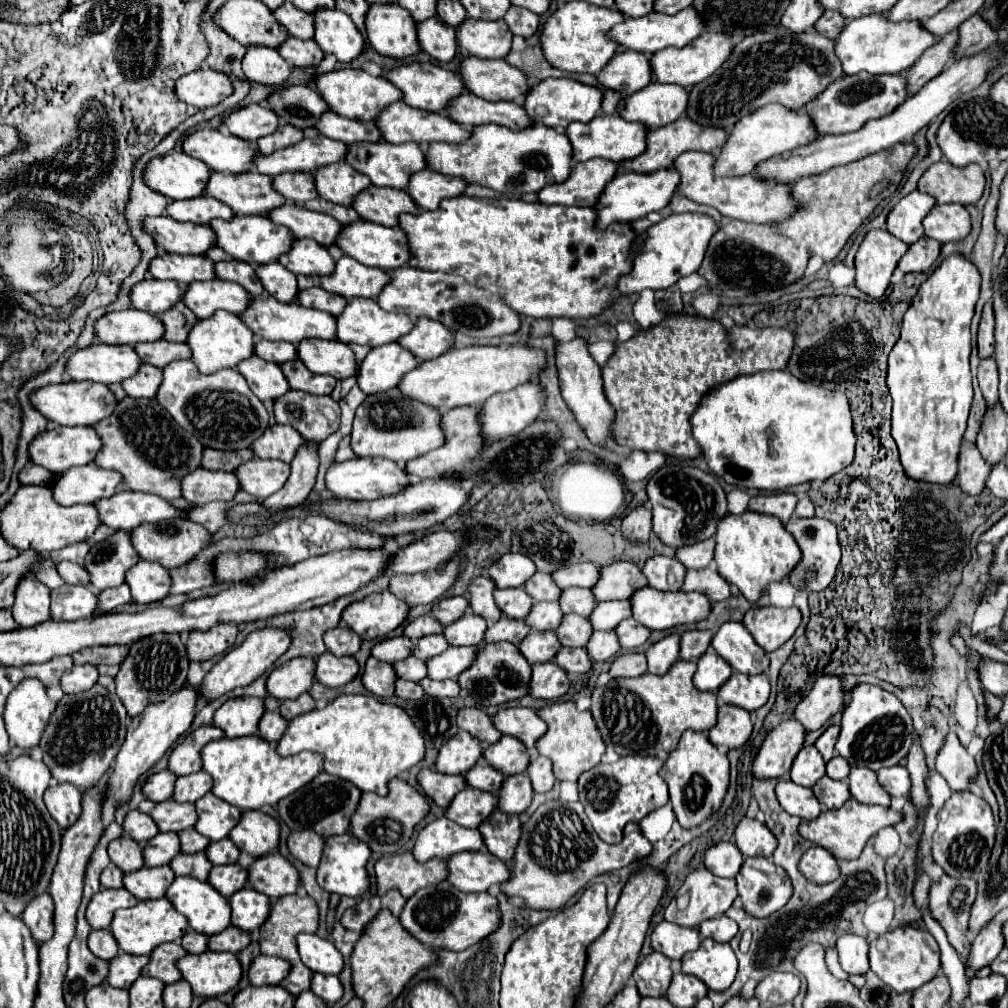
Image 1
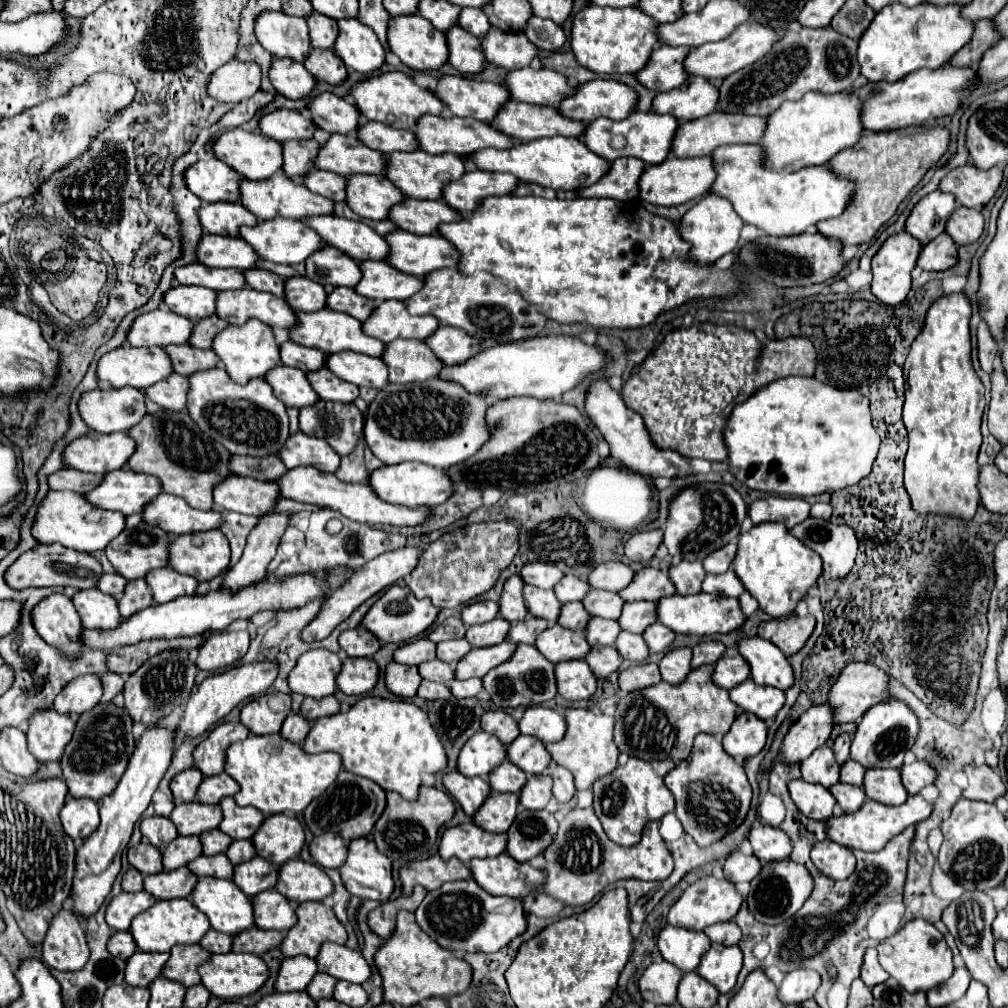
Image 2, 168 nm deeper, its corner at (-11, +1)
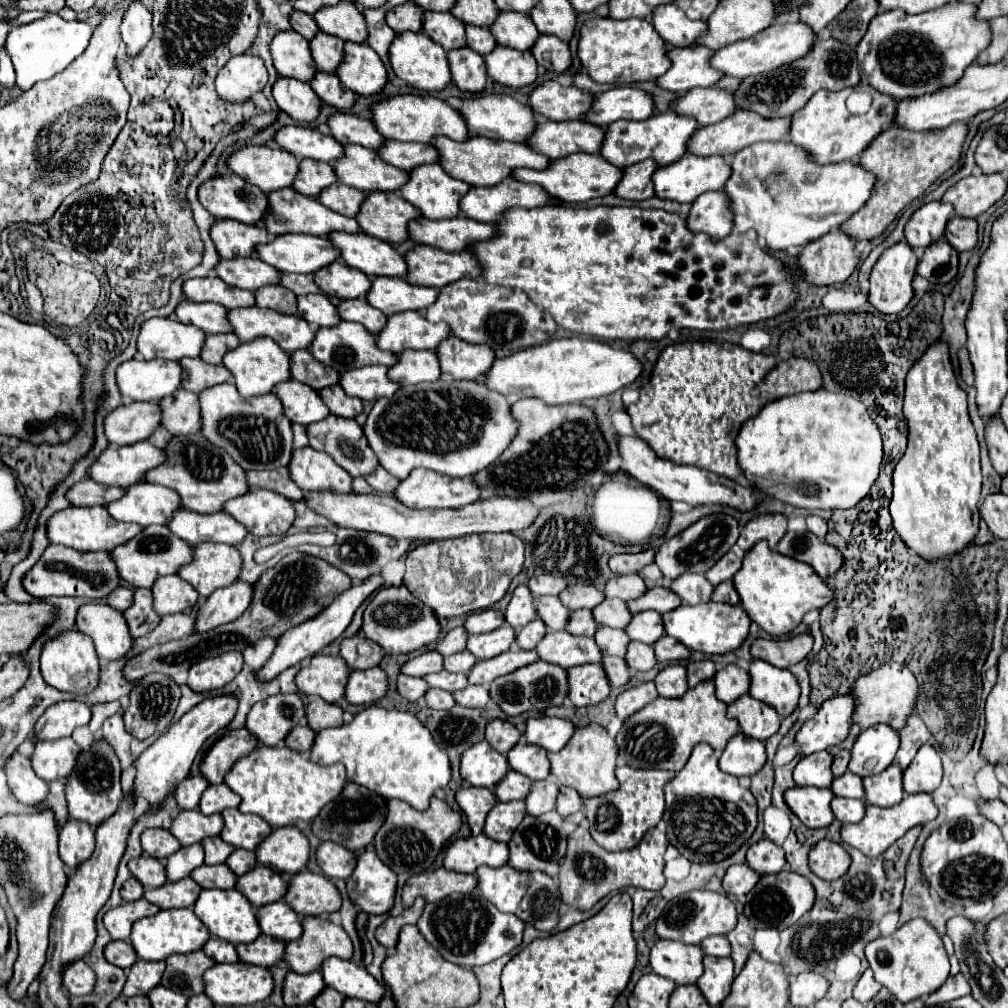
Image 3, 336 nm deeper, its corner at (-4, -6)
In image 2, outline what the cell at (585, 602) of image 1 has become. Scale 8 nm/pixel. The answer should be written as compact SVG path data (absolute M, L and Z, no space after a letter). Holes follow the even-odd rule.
M590 589L582 603L590 615L598 615L604 619L618 619L624 607L624 599L618 593L600 591L600 589Z

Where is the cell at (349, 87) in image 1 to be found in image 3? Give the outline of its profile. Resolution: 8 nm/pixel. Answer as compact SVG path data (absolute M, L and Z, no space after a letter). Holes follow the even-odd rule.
M397 94L387 100L375 102L371 108L371 120L377 132L383 138L401 140L401 142L431 142L433 136L447 136L451 140L465 140L469 138L465 120L461 114L447 106L443 100L435 96L419 96L419 94Z

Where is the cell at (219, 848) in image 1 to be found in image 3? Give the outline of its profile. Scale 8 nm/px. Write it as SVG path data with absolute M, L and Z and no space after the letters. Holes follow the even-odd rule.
M233 850L233 854L227 858L225 864L227 864L237 876L241 876L241 874L245 874L247 870L251 870L251 868L257 864L255 852L251 852L251 850Z

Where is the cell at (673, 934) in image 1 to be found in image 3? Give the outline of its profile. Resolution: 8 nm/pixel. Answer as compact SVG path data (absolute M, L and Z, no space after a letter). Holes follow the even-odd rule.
M659 938L651 948L651 968L675 984L695 984L703 974L703 950L695 944Z

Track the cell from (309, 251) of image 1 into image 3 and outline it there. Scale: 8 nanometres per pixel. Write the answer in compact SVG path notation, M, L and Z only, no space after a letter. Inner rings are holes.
M331 262L329 266L313 274L315 284L327 294L339 300L365 298L369 290L369 276L343 262Z

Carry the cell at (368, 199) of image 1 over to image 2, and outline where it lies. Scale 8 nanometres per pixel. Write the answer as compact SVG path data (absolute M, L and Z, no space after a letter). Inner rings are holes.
M404 199L402 203L390 209L390 221L400 229L420 235L438 233L440 223L452 223L462 219L458 211L452 211L444 201L420 201L420 199Z

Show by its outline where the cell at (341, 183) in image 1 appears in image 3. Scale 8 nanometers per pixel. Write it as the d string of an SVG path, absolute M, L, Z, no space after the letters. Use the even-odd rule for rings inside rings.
M371 192L365 196L355 220L361 232L383 242L407 240L407 222L421 212L395 192Z

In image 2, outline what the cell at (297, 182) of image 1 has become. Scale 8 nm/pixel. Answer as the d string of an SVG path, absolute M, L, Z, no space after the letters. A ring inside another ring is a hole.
M312 171L304 177L304 185L322 197L334 199L334 201L346 201L346 181L340 175L332 175L330 171Z

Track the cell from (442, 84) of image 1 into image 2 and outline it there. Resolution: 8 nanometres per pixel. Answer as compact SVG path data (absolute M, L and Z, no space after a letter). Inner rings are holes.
M446 75L438 81L438 87L434 91L450 109L452 115L456 117L472 117L484 123L492 123L500 107L504 107L510 101L510 91L498 83L488 83L488 81L478 81L478 79L466 79L466 77L452 77Z

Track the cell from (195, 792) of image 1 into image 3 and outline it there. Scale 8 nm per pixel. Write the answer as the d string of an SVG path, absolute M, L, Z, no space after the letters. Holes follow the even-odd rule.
M217 784L217 786L209 786L203 796L201 796L201 802L199 802L199 810L203 814L215 814L215 812L221 812L225 808L237 808L241 802L241 798L229 790L225 784Z

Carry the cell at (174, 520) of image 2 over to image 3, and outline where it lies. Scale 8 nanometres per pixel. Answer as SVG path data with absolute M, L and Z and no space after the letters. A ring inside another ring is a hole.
M179 508L173 512L173 518L165 526L191 546L197 546L201 542L223 542L233 546L247 534L245 526L241 526L227 512L201 516L197 512Z

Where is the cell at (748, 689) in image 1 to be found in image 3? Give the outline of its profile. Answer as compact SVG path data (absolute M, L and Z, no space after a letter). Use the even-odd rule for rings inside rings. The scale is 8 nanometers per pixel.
M749 694L729 704L727 716L737 718L739 726L743 728L743 734L757 740L767 740L771 734L779 730L779 724L781 724L779 714L777 710L773 710L773 706L761 700L755 700Z

